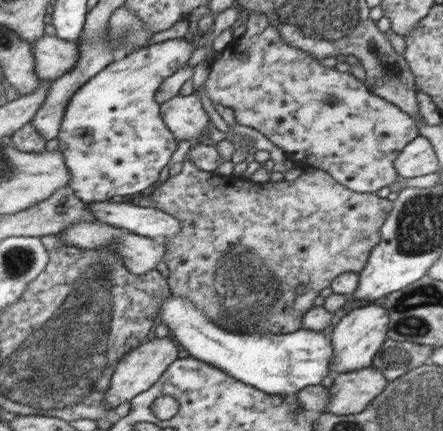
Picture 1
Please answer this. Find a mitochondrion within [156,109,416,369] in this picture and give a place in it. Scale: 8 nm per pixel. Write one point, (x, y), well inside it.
(244, 288)

